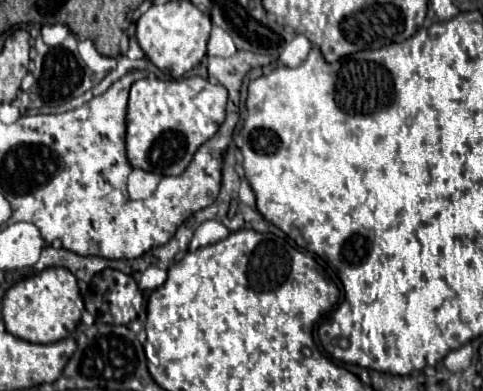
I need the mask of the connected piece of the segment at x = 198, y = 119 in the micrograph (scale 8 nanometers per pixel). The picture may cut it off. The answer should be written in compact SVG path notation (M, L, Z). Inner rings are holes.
M201 76L181 80L157 80L143 78L131 86L129 110L127 110L127 158L133 168L157 172L163 176L179 176L191 162L195 150L207 142L219 126L225 122L227 90L221 84L213 84Z

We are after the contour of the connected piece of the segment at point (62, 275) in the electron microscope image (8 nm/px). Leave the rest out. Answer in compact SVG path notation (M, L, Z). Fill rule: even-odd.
M45 268L37 276L17 282L3 296L3 322L9 334L15 338L51 344L69 338L83 314L83 298L77 286L77 278L67 268Z

